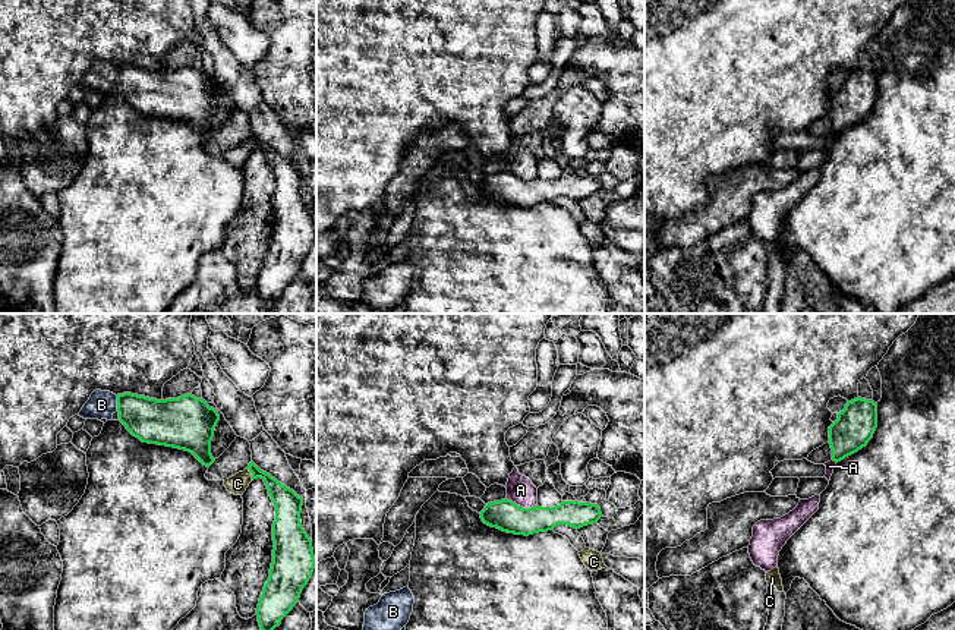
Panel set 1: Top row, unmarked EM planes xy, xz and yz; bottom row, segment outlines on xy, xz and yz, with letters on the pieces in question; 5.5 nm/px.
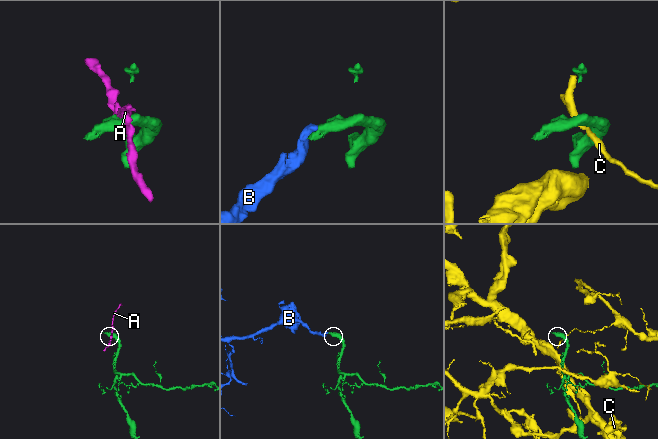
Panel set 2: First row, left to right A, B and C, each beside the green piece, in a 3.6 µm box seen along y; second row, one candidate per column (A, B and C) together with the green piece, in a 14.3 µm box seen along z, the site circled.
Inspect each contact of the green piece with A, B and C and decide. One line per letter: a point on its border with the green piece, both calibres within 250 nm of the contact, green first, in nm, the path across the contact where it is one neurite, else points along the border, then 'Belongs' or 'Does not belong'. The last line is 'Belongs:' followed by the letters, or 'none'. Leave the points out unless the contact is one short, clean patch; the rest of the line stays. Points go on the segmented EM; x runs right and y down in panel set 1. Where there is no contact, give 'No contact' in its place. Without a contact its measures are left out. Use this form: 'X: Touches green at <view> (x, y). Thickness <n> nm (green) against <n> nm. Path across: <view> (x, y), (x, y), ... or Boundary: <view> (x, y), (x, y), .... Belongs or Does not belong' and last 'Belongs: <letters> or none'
A: Touches green at xz (522, 507). Thickness 170 nm (green) against 150 nm. Boundary: xz (507, 498), (523, 507), (536, 506). Does not belong
B: Touches green at xy (117, 403). Thickness 240 nm (green) against 160 nm. Path across: xy (153, 421), (128, 405), (117, 403), (101, 405). Belongs
C: Touches green at xy (251, 472). Thickness 140 nm (green) against 110 nm. Boundary: xy (248, 468), (252, 479). Does not belong
Belongs: B

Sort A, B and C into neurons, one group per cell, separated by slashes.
A / B / C

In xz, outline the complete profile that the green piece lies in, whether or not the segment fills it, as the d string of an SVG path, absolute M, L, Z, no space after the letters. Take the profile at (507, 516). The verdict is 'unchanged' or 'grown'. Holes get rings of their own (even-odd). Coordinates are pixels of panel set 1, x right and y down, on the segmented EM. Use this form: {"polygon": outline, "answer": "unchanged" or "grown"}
{"polygon": "M511 500L488 503L479 513L485 525L514 535L533 535L567 525L580 529L598 523L602 517L598 504L562 501L557 507L523 508Z", "answer": "unchanged"}

